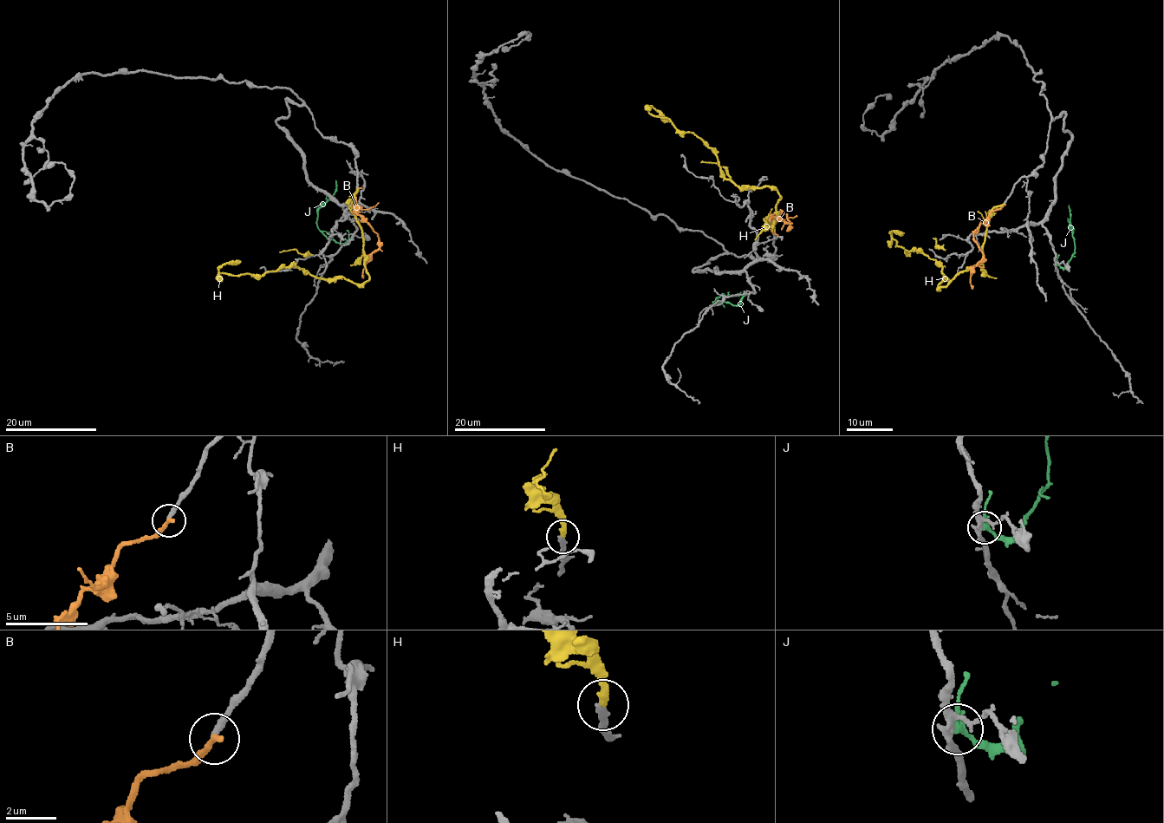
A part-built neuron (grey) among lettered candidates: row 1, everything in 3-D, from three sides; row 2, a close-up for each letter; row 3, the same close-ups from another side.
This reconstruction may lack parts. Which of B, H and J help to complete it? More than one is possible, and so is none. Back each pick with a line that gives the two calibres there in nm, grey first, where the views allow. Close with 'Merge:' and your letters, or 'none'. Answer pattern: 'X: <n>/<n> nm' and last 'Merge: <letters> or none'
H: 300/300 nm
Merge: H

